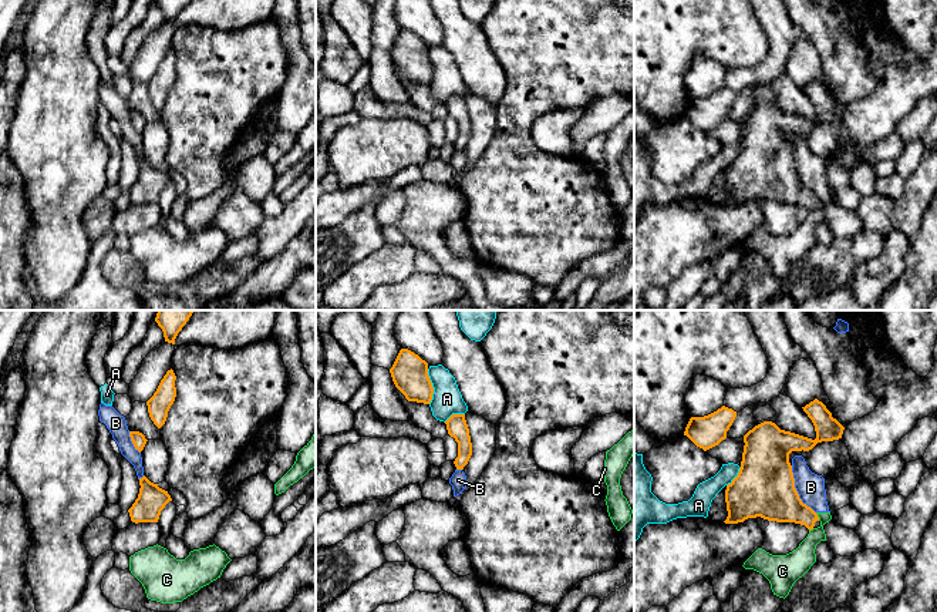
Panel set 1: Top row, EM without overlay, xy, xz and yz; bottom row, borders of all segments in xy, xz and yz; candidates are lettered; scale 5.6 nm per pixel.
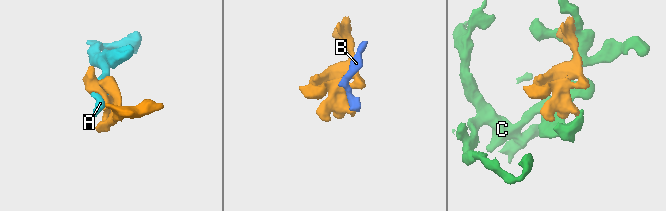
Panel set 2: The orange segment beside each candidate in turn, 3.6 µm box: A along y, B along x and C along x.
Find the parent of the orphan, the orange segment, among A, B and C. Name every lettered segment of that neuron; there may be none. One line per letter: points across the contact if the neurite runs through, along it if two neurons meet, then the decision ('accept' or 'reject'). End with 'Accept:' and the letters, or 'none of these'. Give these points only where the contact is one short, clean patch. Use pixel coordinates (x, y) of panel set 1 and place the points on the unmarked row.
A: reject
B: reject
C: along yz (815, 194), (819, 201) | reject
Accept: none of these

